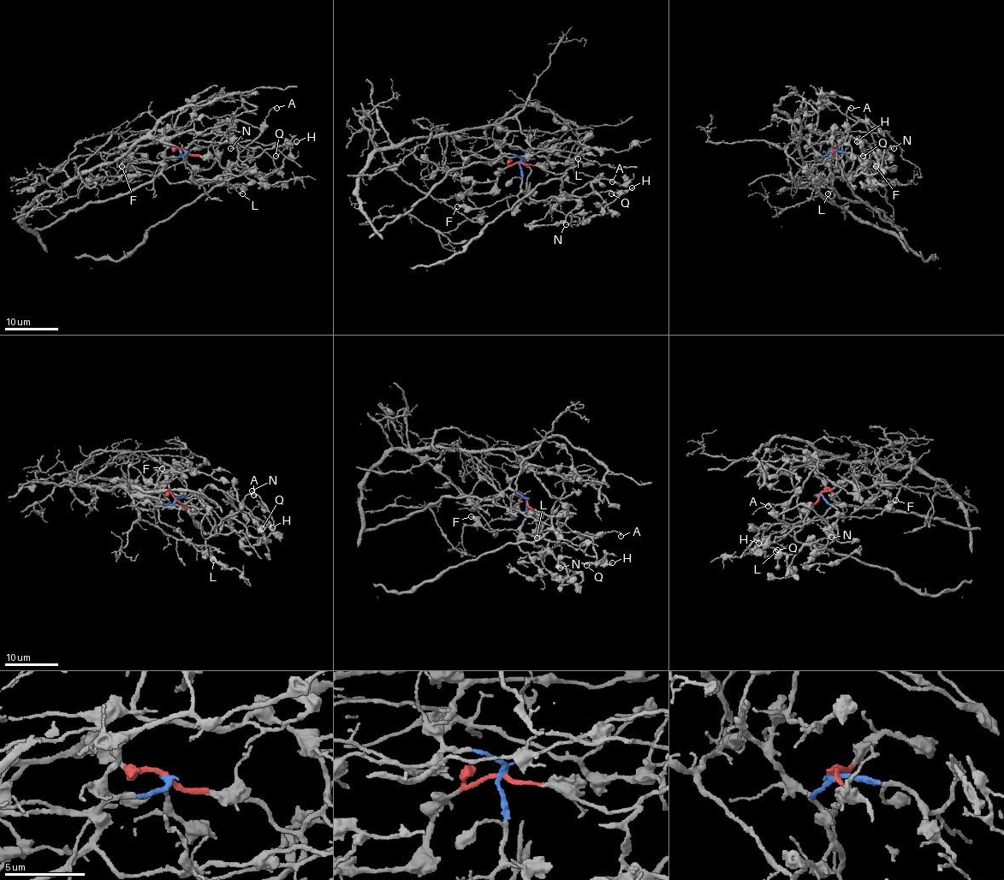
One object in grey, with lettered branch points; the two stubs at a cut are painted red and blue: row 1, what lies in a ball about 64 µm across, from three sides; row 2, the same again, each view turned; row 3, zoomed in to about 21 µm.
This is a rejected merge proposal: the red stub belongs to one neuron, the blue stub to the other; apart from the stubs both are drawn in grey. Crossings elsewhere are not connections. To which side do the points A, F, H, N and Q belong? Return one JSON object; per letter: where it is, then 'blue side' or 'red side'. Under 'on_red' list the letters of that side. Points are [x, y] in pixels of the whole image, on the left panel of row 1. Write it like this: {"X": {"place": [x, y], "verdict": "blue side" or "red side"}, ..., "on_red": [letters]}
{"A": {"place": [276, 108], "verdict": "red side"}, "F": {"place": [121, 166], "verdict": "blue side"}, "H": {"place": [296, 141], "verdict": "blue side"}, "N": {"place": [230, 148], "verdict": "red side"}, "Q": {"place": [276, 156], "verdict": "blue side"}, "on_red": ["A", "N"]}

